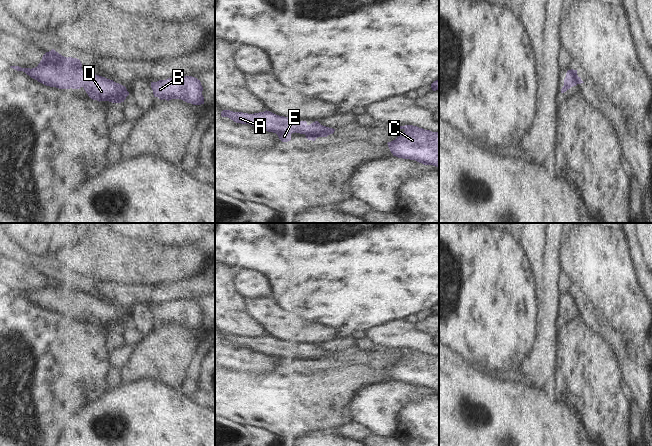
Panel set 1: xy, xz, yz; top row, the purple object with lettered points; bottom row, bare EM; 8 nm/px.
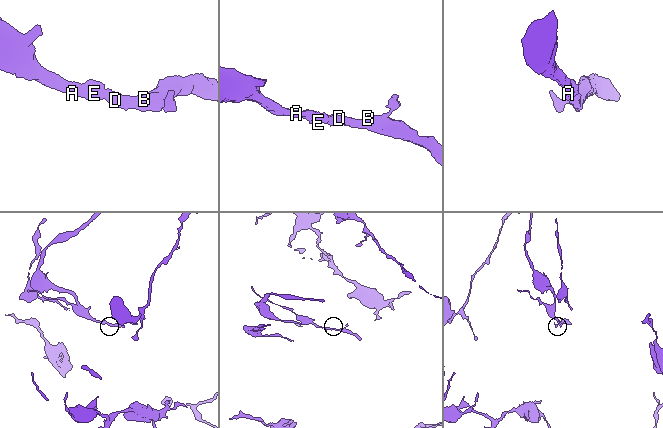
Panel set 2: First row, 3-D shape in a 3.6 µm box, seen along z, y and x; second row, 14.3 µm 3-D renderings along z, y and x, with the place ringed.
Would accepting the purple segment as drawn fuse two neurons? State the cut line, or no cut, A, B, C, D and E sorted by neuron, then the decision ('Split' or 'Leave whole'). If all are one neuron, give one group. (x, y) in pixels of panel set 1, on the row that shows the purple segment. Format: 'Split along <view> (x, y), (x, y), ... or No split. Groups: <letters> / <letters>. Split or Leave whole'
No split. Groups: A B C D E. Leave whole

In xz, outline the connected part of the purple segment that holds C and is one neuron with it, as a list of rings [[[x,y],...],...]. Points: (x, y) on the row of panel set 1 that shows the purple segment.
[[[413,125],[398,126],[398,128],[405,131],[387,143],[393,156],[439,168],[439,132]]]

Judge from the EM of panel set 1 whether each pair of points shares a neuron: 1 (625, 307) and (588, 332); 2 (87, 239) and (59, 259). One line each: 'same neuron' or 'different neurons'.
1: different neurons
2: same neuron

